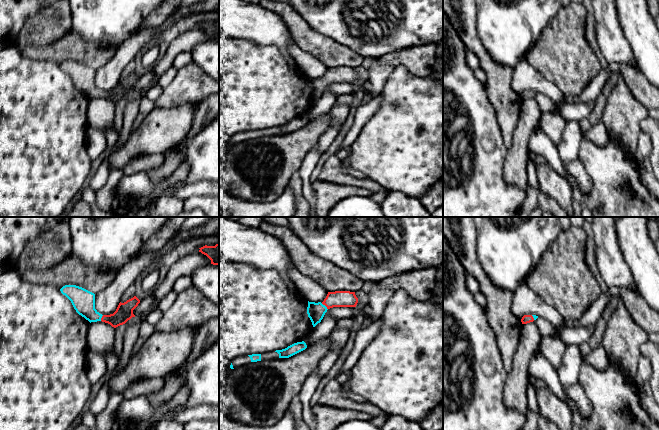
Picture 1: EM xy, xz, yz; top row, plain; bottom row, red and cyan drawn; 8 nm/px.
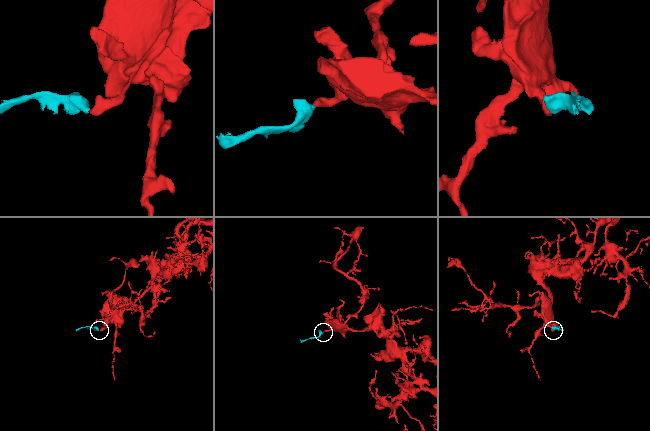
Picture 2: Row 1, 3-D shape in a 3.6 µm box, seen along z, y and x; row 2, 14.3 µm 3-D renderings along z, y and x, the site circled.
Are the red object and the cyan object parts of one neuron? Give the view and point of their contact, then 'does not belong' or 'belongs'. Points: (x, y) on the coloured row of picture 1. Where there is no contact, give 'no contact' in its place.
xz (325, 305) | belongs

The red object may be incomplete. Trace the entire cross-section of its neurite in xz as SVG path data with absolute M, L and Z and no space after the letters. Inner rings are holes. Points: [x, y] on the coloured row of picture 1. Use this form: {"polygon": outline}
{"polygon": "M335 291L328 292L324 301L315 303L308 301L307 314L313 327L321 322L328 309L333 307L356 307L358 298L355 292Z"}

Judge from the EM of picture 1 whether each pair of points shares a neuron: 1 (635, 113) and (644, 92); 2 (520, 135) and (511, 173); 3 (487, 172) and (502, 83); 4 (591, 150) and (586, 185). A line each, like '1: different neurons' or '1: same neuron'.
1: different neurons
2: same neuron
3: different neurons
4: different neurons

